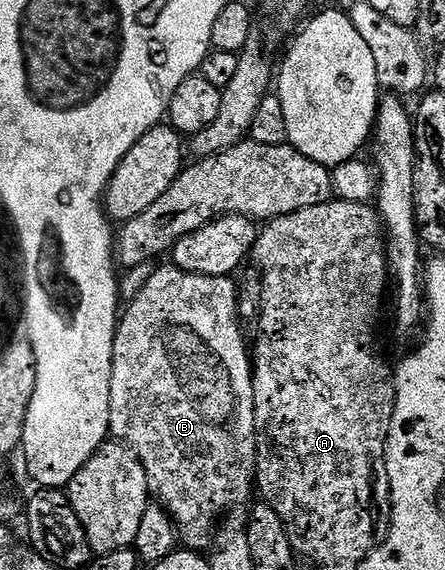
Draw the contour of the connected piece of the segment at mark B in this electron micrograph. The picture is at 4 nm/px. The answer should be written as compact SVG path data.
M167 264L167 266L158 266L155 269L153 276L148 280L148 284L144 284L144 288L140 288L140 292L135 298L129 299L127 308L125 307L124 313L121 315L118 329L114 332L114 355L112 356L112 380L110 381L110 434L115 439L121 440L138 455L140 461L142 461L142 467L146 473L146 478L150 482L150 489L153 497L157 499L159 503L170 513L171 518L174 520L174 525L178 527L178 532L181 541L185 543L189 549L195 552L206 552L211 549L212 539L216 534L216 527L219 525L220 518L217 518L217 514L225 515L231 508L242 508L246 501L250 498L250 493L255 493L256 490L256 467L258 465L258 440L256 437L256 431L254 428L254 371L252 369L252 354L248 349L246 350L246 338L242 335L243 323L240 321L240 315L238 312L238 303L240 301L240 290L236 285L234 287L233 277L227 276L225 278L217 278L216 276L204 276L203 274L189 274L186 270L180 270L173 264Z

